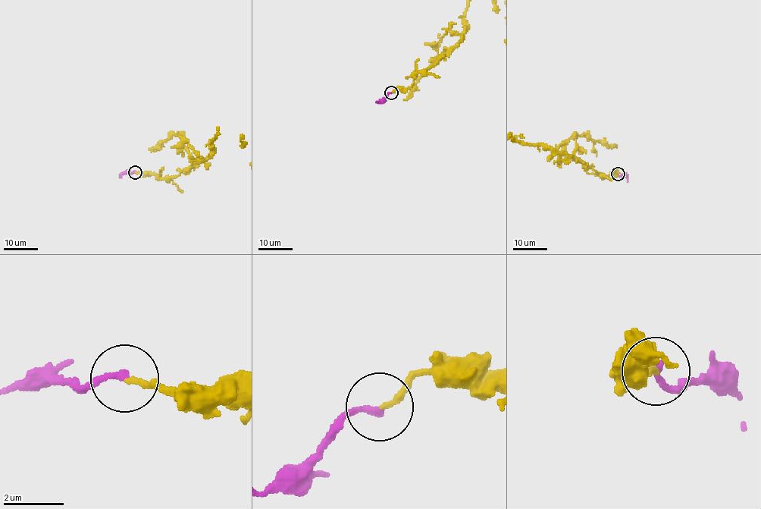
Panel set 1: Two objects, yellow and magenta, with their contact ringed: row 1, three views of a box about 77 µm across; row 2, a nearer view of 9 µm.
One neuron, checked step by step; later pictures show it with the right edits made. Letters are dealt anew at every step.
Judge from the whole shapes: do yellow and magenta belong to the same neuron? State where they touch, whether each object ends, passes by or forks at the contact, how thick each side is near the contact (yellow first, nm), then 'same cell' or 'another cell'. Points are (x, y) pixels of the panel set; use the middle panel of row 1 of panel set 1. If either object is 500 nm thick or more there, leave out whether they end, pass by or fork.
place (391, 92); yellow ends; magenta ends; calibres 170 and 220 nm; same cell

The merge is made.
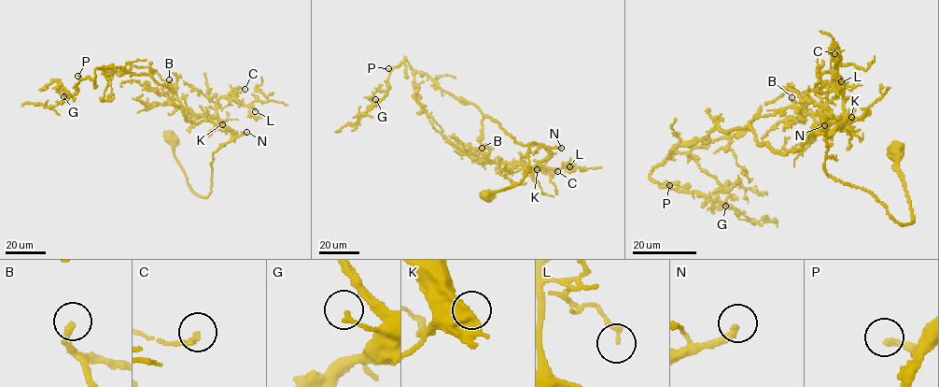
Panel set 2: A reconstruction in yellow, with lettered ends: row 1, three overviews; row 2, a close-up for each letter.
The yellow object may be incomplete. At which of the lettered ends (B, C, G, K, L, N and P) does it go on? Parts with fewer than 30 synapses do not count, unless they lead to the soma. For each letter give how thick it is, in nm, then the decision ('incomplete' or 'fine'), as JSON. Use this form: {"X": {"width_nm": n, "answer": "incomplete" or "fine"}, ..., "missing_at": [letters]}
{"B": {"width_nm": 240, "answer": "incomplete"}, "C": {"width_nm": 140, "answer": "fine"}, "G": {"width_nm": 180, "answer": "fine"}, "K": {"width_nm": 180, "answer": "fine"}, "L": {"width_nm": 150, "answer": "fine"}, "N": {"width_nm": 300, "answer": "incomplete"}, "P": {"width_nm": 240, "answer": "incomplete"}, "missing_at": ["B", "N", "P"]}

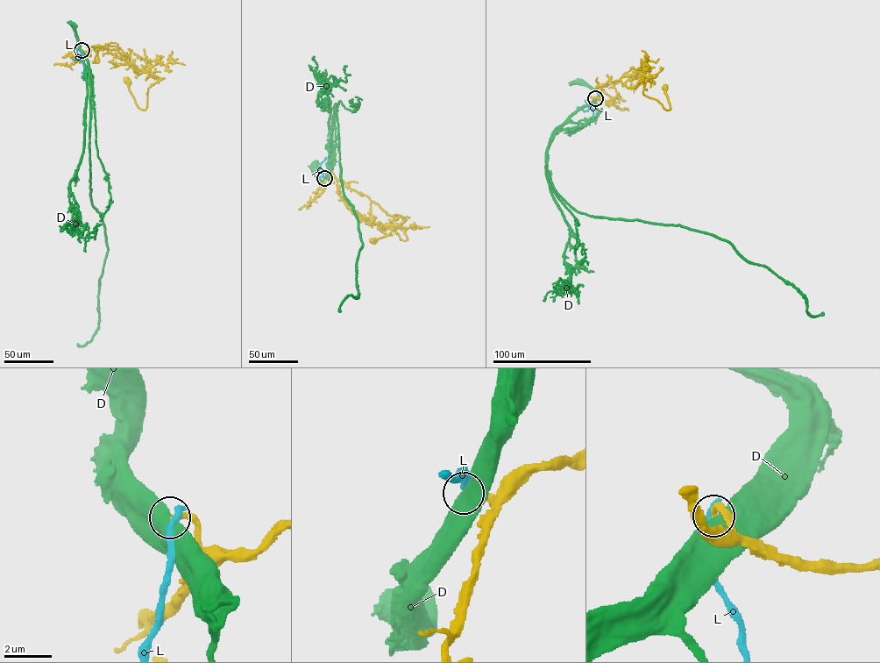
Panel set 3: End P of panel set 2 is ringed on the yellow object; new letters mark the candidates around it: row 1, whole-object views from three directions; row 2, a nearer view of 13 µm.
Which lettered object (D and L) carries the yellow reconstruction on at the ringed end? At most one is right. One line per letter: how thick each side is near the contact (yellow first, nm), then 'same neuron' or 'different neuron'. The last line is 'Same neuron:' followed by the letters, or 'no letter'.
D: 280 nm thick on the yellow side, 750 nm on the other; different neuron
L: 280 nm thick on the yellow side, 320 nm on the other; different neuron
Same neuron: no letter

